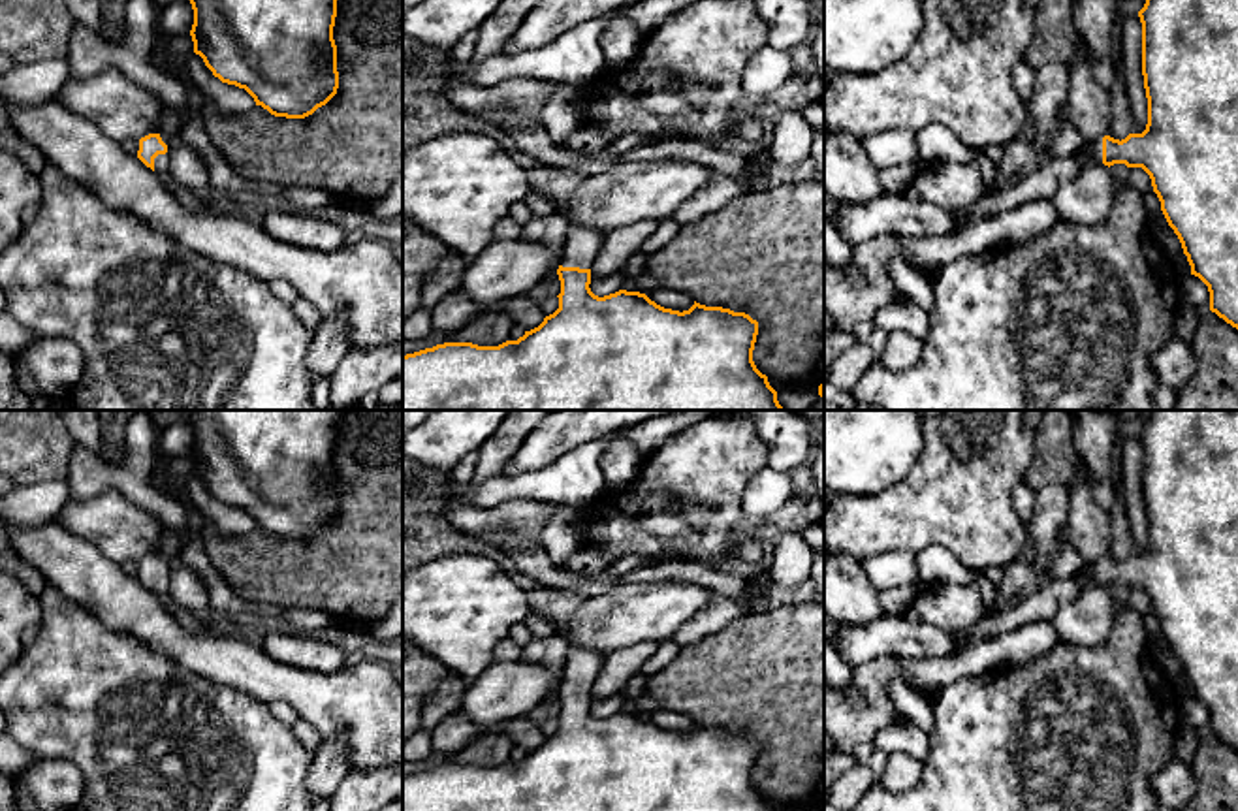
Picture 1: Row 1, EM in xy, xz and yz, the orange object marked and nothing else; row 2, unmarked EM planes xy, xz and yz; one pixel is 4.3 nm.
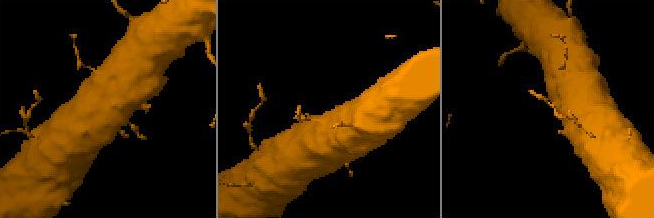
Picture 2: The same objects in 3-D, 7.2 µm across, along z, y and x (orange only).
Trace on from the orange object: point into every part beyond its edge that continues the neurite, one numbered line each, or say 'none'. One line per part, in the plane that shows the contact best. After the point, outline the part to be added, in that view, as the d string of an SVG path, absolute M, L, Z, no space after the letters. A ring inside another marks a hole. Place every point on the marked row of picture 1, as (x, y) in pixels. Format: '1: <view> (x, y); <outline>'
1: xy (162, 160); M160 135L162 137L162 141L167 145L167 152L166 154L158 154L156 158L154 158L154 171L156 173L167 173L167 167L169 167L169 143L167 143L167 139L164 137L164 135Z

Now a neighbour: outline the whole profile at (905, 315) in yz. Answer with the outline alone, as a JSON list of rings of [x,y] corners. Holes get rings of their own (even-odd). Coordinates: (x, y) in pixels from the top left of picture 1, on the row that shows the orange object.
[[[911,297],[886,305],[873,322],[886,333],[901,331],[918,339],[924,339],[929,329],[929,314]]]

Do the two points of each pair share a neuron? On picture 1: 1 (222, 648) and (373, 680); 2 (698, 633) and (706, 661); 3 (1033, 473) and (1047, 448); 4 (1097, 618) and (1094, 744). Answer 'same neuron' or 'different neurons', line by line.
1: same neuron
2: different neurons
3: same neuron
4: different neurons

